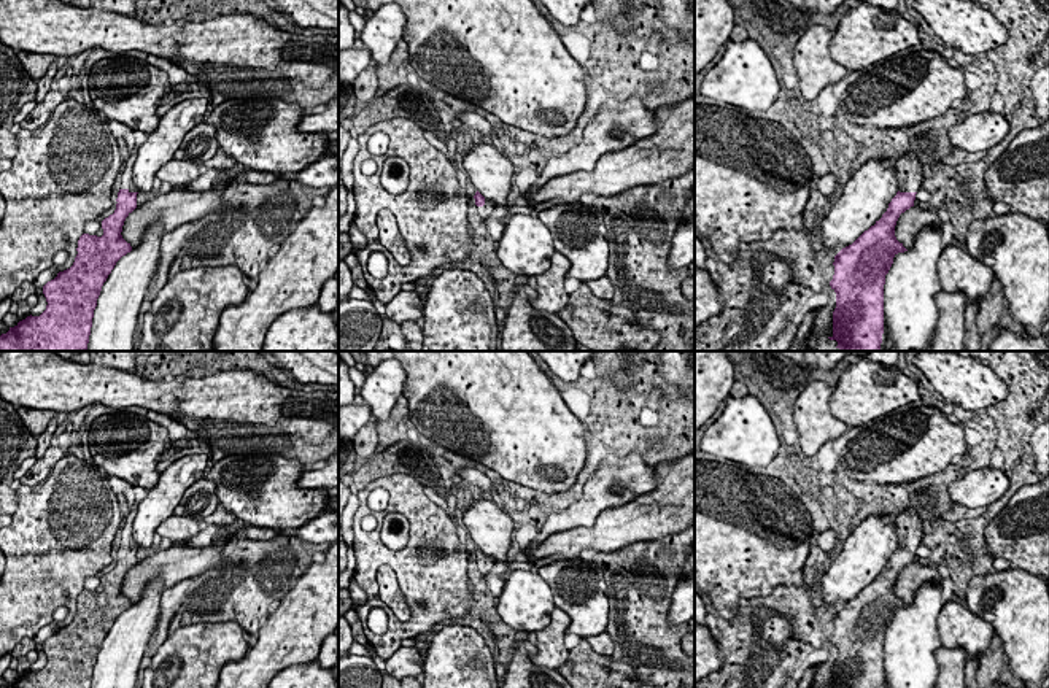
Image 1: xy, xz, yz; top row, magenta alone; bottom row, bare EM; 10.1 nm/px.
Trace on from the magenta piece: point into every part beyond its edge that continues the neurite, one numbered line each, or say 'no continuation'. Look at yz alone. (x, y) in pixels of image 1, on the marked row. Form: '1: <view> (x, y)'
1: yz (909, 173)

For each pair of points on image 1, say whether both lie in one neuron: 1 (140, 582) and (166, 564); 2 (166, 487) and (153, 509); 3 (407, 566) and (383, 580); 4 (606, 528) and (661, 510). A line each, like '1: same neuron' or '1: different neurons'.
1: same neuron
2: same neuron
3: different neurons
4: same neuron

